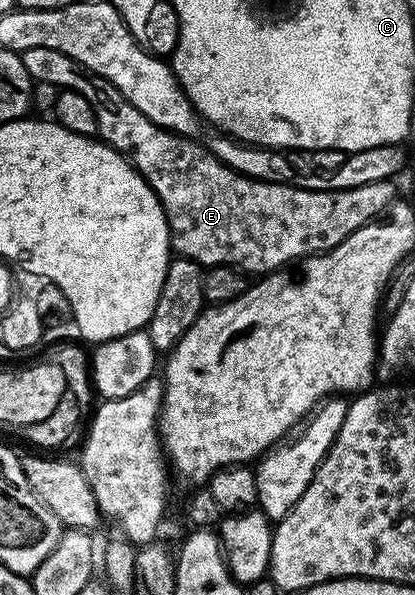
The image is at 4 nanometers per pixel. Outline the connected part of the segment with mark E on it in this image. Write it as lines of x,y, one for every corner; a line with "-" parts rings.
31,47
20,55
34,82
74,89
91,103
100,140
123,154
157,192
169,220
172,252
202,267
232,265
246,275
275,273
290,263
343,243
343,239
364,225
376,222
398,196
393,181
367,183
367,187
343,191
311,191
284,183
256,181
229,169
200,140
180,137
151,123
107,79
90,73
75,59
63,55
63,51

